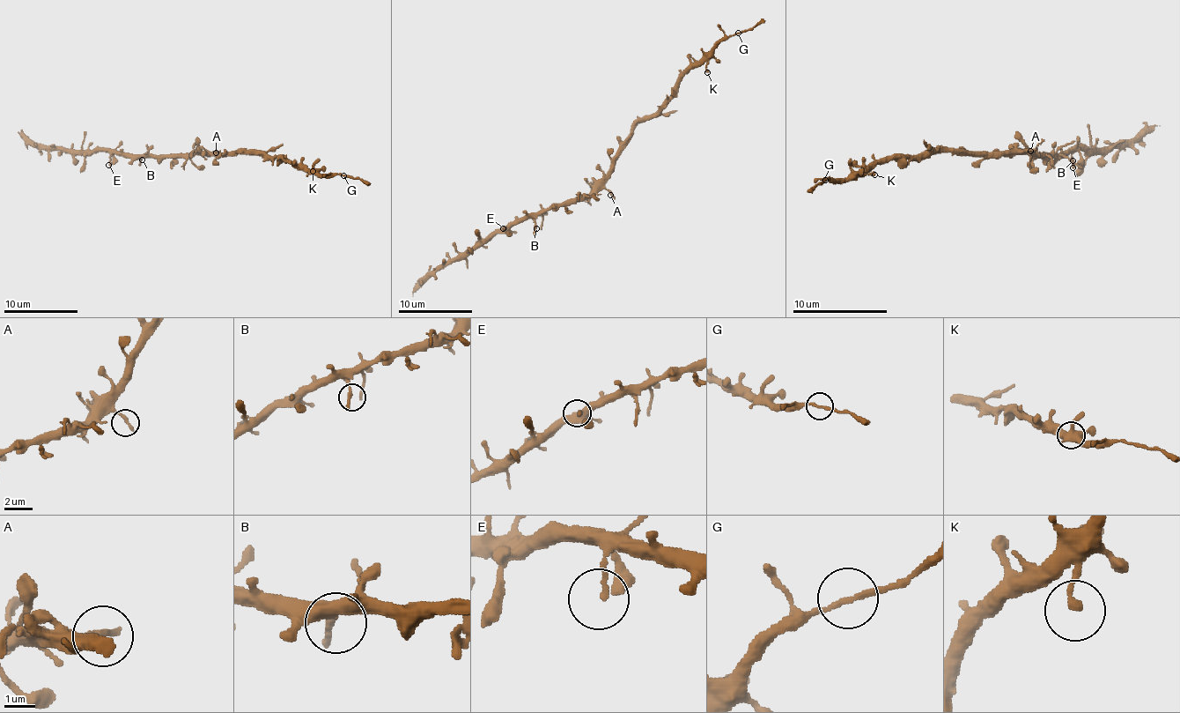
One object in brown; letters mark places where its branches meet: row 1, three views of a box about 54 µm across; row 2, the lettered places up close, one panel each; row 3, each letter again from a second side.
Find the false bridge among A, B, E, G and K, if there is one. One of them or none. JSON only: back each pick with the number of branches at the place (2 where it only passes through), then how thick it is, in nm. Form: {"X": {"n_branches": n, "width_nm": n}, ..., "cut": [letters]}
{"cut": []}

